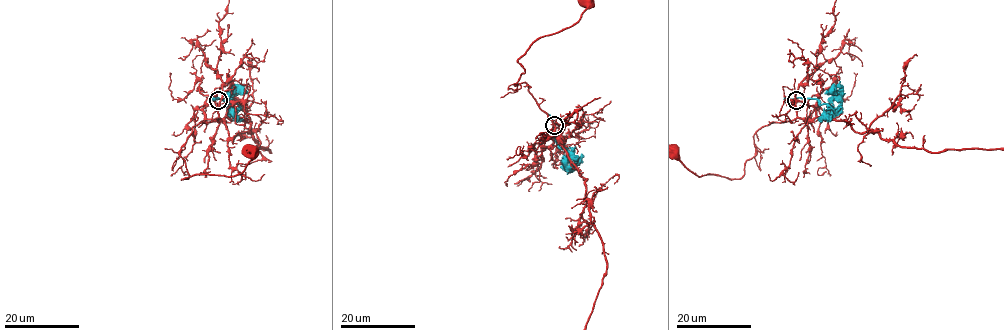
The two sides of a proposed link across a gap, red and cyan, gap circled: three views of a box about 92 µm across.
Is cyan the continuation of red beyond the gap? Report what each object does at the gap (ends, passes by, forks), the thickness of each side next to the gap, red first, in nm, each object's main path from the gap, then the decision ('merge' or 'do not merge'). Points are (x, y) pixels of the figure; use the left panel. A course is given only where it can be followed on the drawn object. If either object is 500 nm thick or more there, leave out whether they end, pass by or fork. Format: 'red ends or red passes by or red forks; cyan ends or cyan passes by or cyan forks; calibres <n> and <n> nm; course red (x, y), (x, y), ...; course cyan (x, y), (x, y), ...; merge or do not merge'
red passes by; cyan passes by; calibres 260 and 280 nm; course red (219, 101), (218, 116), (196, 125), (181, 147), (189, 175), (181, 178), (237, 175), (252, 151); course cyan (218, 98), (237, 104), (239, 109), (230, 107), (230, 95), (238, 87), (245, 94); do not merge

